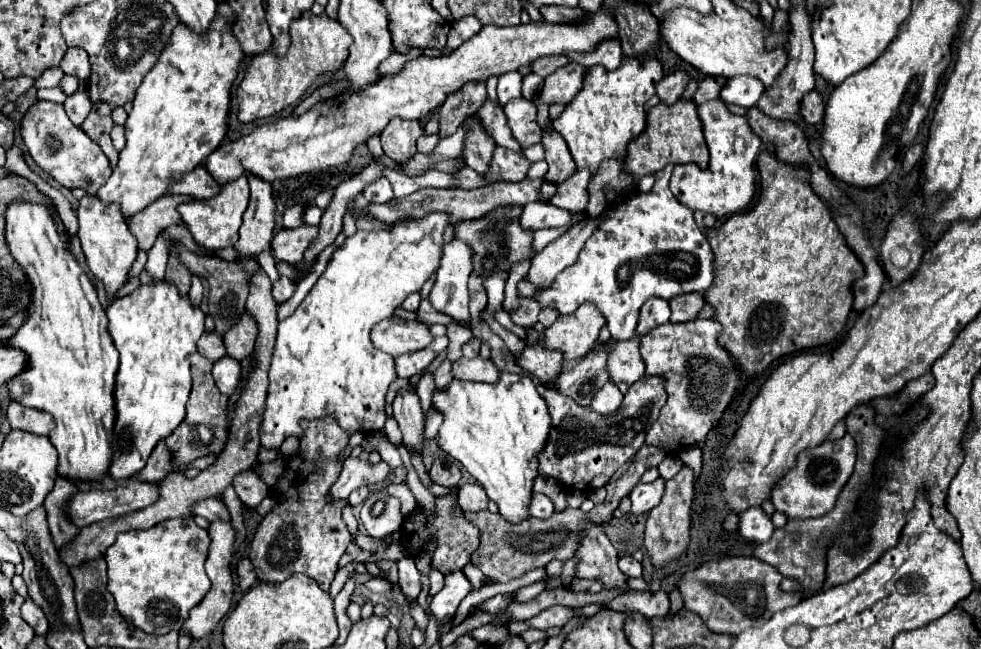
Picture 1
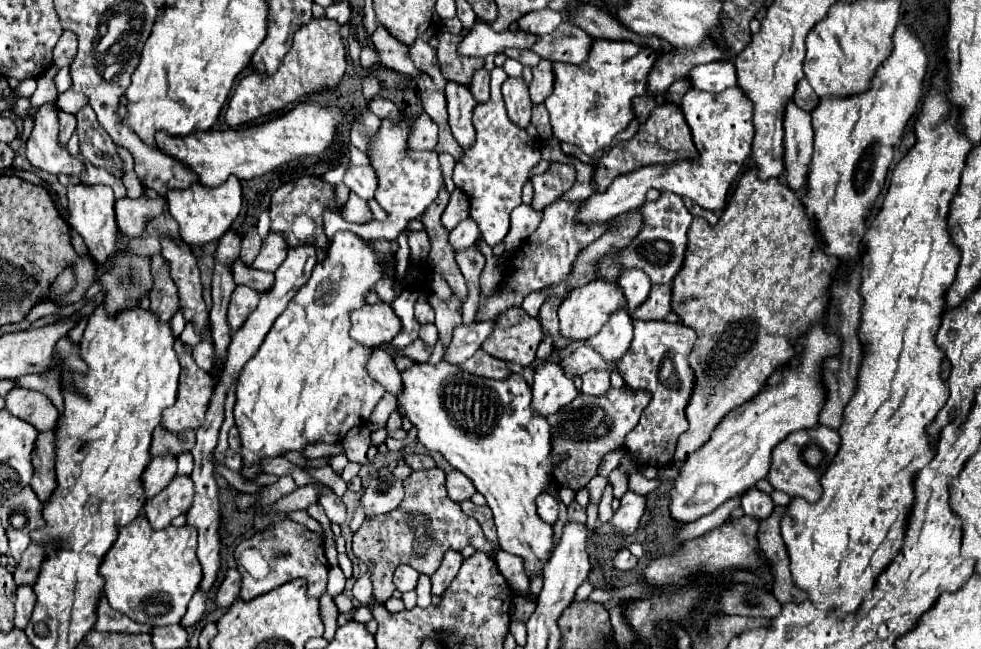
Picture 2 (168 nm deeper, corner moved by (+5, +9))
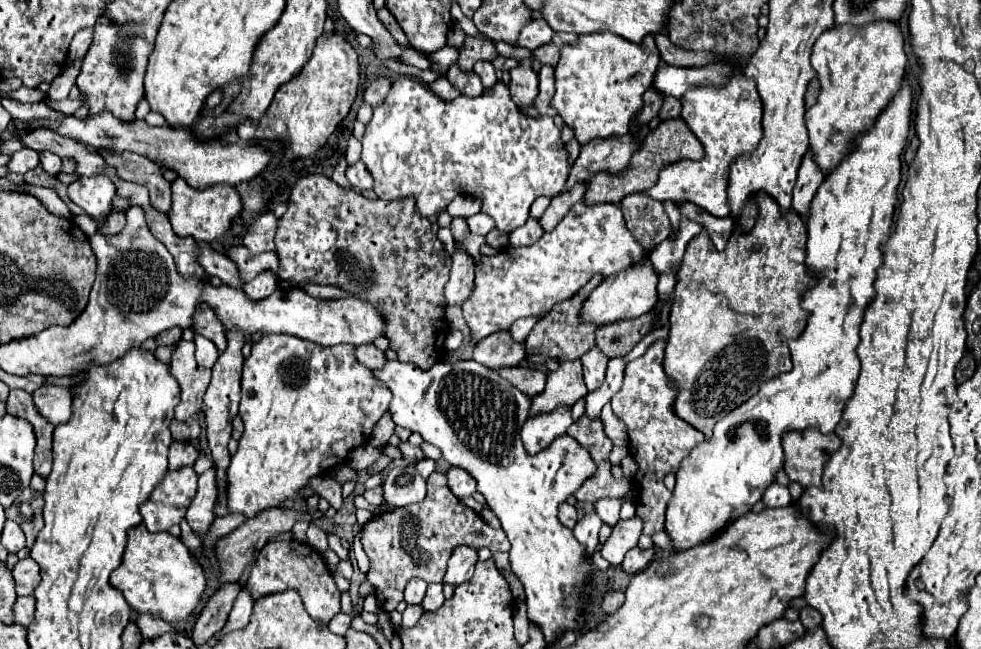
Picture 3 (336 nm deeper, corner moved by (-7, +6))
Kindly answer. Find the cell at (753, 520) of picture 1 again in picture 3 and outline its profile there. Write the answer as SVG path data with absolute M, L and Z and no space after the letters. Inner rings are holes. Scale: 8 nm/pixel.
M773 483L763 495L763 505L765 507L787 507L787 505L791 505L791 497L789 497L787 487Z

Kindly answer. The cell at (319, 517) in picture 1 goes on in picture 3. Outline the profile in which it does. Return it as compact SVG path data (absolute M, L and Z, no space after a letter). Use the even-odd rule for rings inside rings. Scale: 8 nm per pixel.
M289 539L289 541L269 541L257 555L247 587L251 591L253 601L257 601L259 597L271 595L271 593L279 593L285 589L297 589L307 613L321 623L329 623L333 615L339 613L341 605L339 605L339 589L331 577L331 571L321 555L321 551L317 551L315 547L301 543L297 539Z

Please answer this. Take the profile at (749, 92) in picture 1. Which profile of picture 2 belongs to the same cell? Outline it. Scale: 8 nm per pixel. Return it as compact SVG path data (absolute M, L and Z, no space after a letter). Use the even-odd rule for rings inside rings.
M719 60L711 64L701 64L689 70L687 74L691 88L707 90L707 92L723 92L737 84L735 66L731 60Z

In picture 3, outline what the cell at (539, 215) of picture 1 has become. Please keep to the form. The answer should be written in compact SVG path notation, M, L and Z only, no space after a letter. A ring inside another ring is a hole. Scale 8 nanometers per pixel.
M527 219L525 225L521 225L519 229L515 229L509 235L509 245L511 247L523 247L523 245L533 245L545 231L539 227L537 219Z

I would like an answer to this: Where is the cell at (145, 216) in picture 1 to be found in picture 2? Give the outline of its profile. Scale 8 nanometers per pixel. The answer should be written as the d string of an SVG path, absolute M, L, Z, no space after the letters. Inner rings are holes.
M119 198L115 202L115 220L117 220L117 228L127 234L129 238L141 236L147 220L151 216L157 216L163 212L165 206L165 198L137 198L137 200L129 200L129 198Z

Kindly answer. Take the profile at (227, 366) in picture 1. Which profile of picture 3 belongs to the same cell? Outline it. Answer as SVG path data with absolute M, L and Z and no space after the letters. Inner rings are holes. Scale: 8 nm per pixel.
M195 335L195 345L197 345L197 351L195 351L197 363L201 367L213 367L215 361L217 361L217 357L219 357L217 347L209 339L205 339L201 335Z

